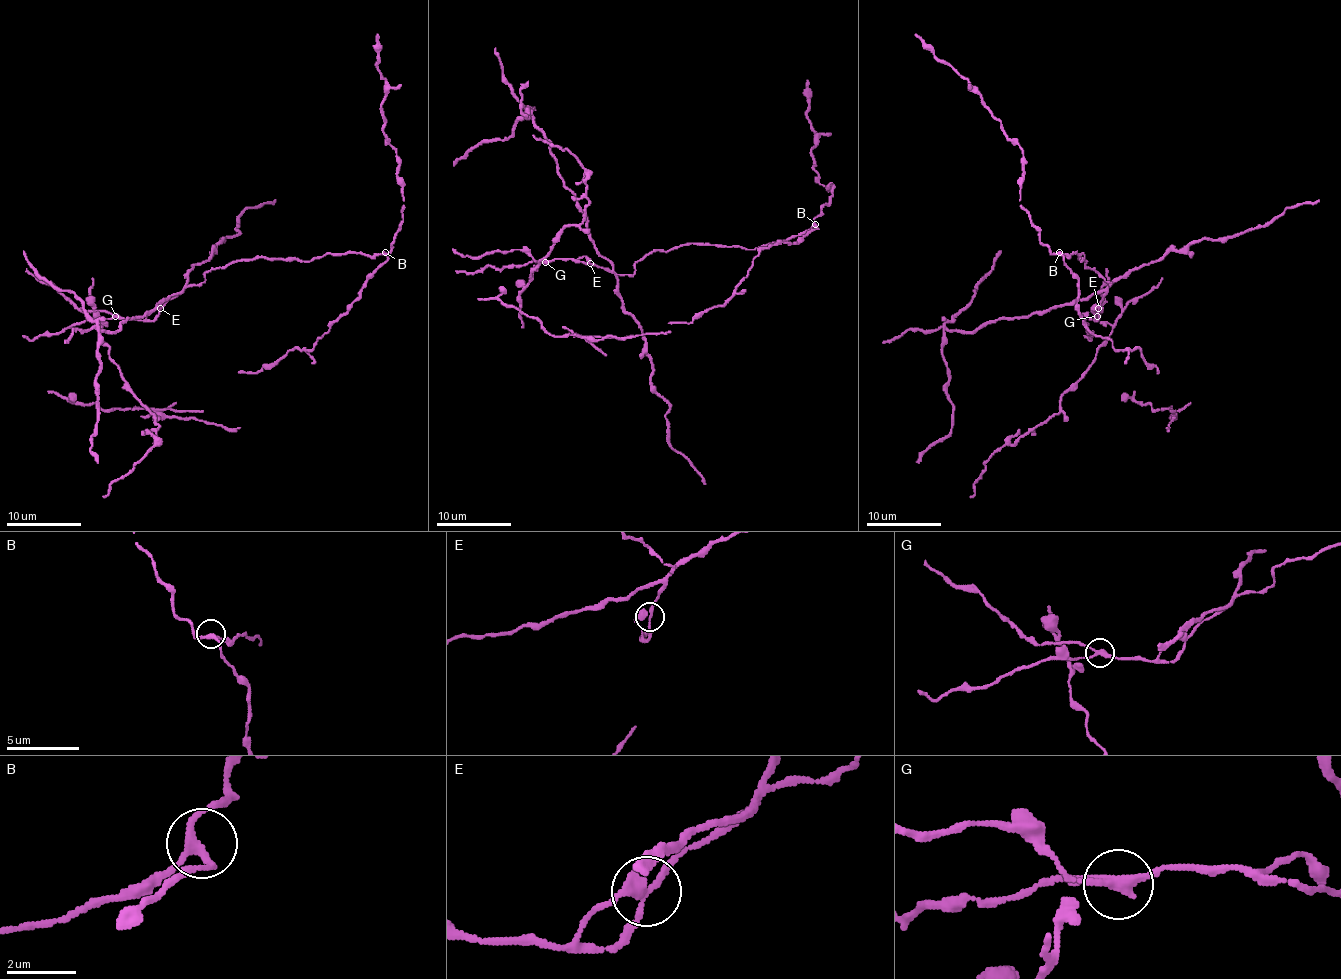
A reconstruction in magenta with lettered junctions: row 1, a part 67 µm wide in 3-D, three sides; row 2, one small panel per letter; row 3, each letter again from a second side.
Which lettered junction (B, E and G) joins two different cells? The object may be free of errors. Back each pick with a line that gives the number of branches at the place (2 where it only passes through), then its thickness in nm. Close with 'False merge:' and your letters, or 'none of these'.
G: Branches: 3. Thickness 240 nm
False merge: G

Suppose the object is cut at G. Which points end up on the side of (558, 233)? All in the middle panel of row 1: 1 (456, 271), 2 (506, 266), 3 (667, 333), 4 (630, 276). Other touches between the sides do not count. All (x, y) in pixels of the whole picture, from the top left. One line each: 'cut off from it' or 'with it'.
1: cut off from it
2: cut off from it
3: with it
4: cut off from it

